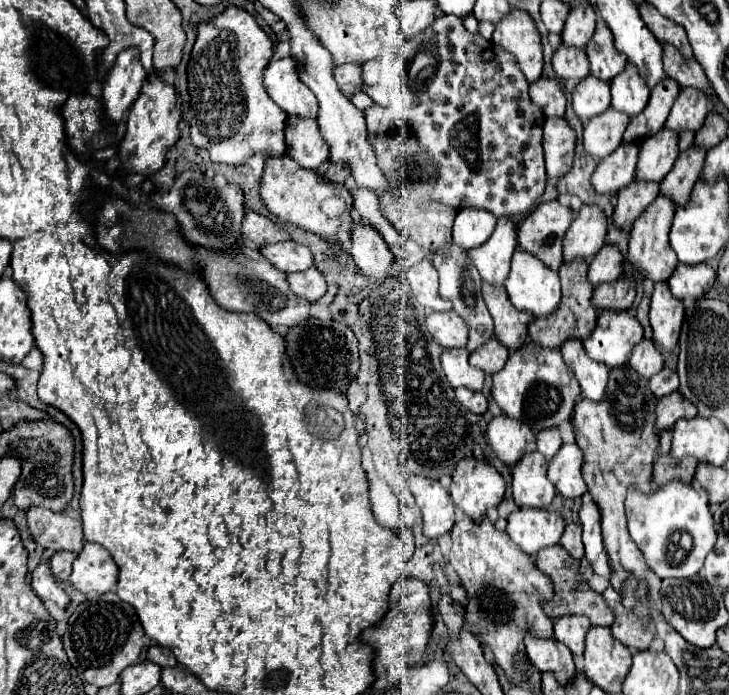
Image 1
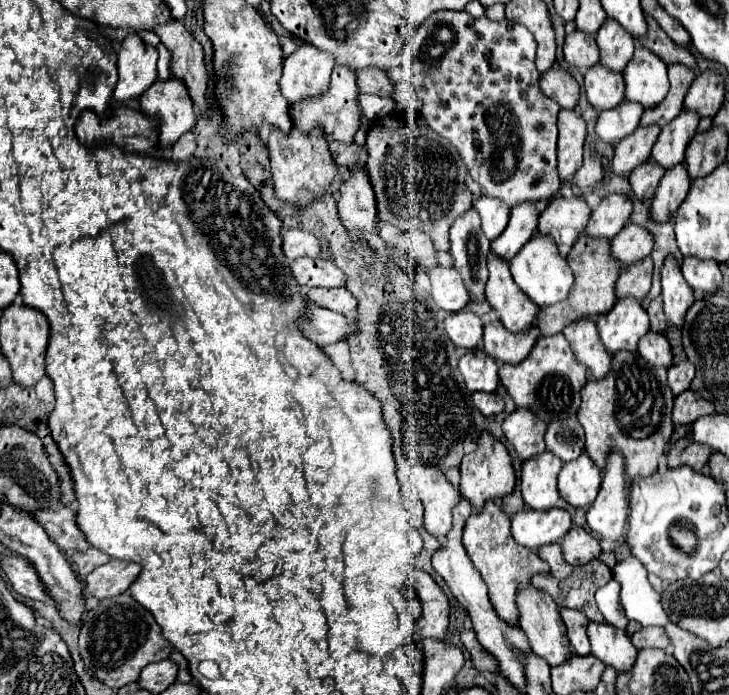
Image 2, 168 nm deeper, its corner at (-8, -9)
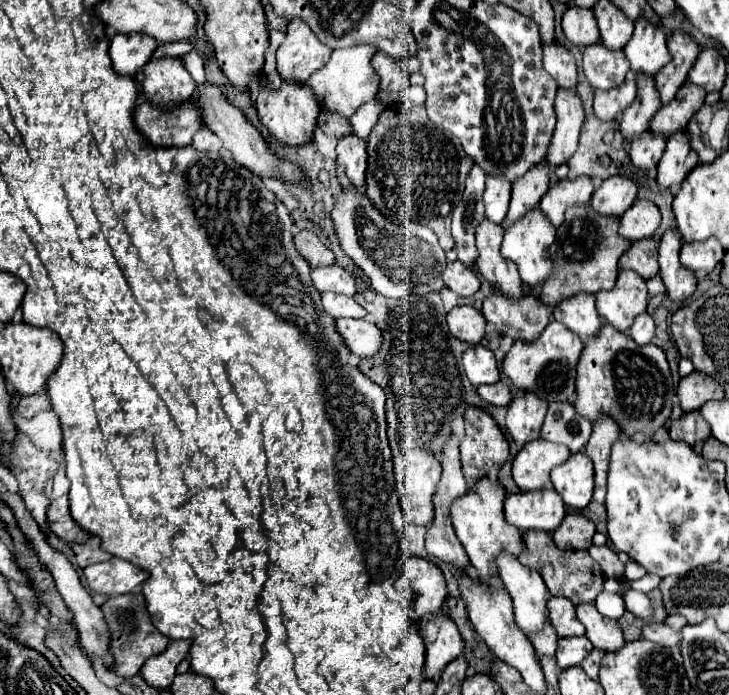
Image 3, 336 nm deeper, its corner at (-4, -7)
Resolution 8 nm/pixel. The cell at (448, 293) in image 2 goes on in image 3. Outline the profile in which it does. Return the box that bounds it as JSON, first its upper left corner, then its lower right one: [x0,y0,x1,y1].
[444,260,480,296]

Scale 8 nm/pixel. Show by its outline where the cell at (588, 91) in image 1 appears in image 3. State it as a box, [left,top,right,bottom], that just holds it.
[584,42,630,90]

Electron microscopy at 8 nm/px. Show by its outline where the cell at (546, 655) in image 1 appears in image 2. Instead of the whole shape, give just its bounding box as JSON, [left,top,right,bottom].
[518,584,572,666]

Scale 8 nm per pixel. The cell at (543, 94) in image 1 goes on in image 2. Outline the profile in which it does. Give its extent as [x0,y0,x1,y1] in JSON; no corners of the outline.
[540,68,578,110]

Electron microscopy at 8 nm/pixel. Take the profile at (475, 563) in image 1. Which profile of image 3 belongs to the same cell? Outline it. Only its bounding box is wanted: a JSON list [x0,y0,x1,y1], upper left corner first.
[450,476,524,584]

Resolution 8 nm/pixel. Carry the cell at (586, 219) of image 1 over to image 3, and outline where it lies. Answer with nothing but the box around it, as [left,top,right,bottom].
[590,176,638,216]

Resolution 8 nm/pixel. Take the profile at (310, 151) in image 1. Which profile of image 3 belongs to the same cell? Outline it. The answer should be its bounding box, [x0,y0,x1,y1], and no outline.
[306,44,380,118]

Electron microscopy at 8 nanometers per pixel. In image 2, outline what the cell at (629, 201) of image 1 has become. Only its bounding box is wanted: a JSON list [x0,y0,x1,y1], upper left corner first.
[628,162,664,204]

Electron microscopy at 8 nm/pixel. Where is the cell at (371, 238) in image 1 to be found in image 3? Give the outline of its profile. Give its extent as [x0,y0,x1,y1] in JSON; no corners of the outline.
[336,132,366,188]

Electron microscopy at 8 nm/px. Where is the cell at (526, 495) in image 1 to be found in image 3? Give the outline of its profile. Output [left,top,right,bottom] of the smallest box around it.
[512,438,570,492]

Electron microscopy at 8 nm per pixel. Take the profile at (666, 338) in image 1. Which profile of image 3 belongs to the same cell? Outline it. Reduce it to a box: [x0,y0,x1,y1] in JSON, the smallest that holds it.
[658,228,696,302]

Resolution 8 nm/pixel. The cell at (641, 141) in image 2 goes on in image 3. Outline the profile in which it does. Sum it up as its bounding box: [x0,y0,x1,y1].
[620,72,662,140]

